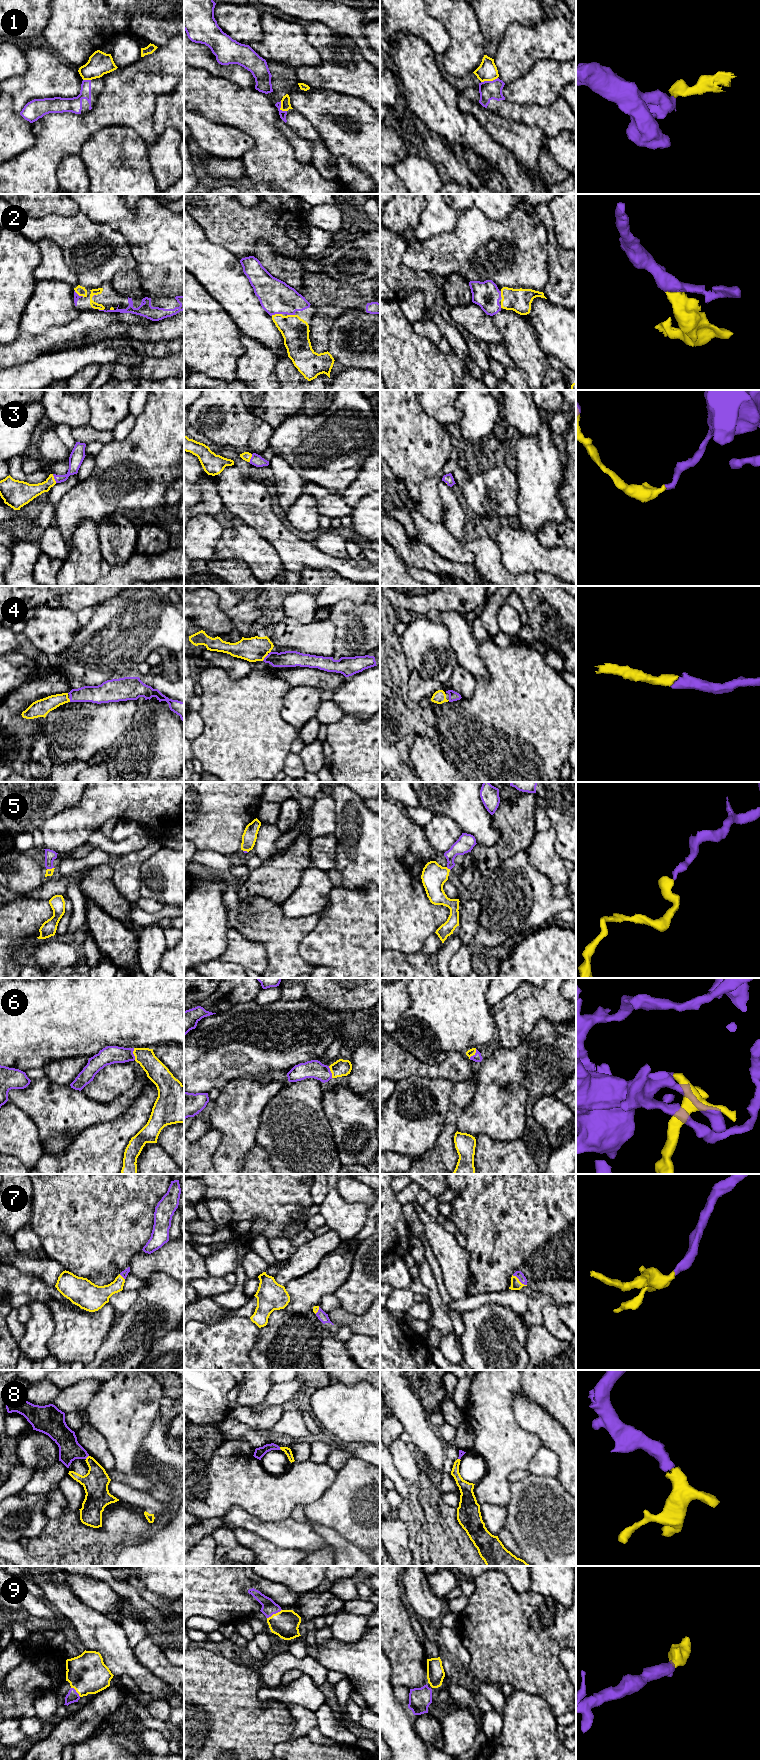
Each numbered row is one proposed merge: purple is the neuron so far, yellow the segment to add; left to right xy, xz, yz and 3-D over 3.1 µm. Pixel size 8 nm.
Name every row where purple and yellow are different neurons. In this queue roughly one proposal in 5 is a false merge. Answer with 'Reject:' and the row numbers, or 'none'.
Reject: 1

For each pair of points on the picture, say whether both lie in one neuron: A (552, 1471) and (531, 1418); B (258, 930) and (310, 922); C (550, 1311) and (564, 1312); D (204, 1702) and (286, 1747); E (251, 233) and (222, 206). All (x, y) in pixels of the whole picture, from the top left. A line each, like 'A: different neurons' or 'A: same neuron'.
A: different neurons
B: same neuron
C: different neurons
D: different neurons
E: same neuron

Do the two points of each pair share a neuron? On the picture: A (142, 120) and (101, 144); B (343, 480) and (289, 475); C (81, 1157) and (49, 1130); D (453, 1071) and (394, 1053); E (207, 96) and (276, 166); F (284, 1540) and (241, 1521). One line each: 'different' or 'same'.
A: different
B: different
C: different
D: same
E: same
F: same

